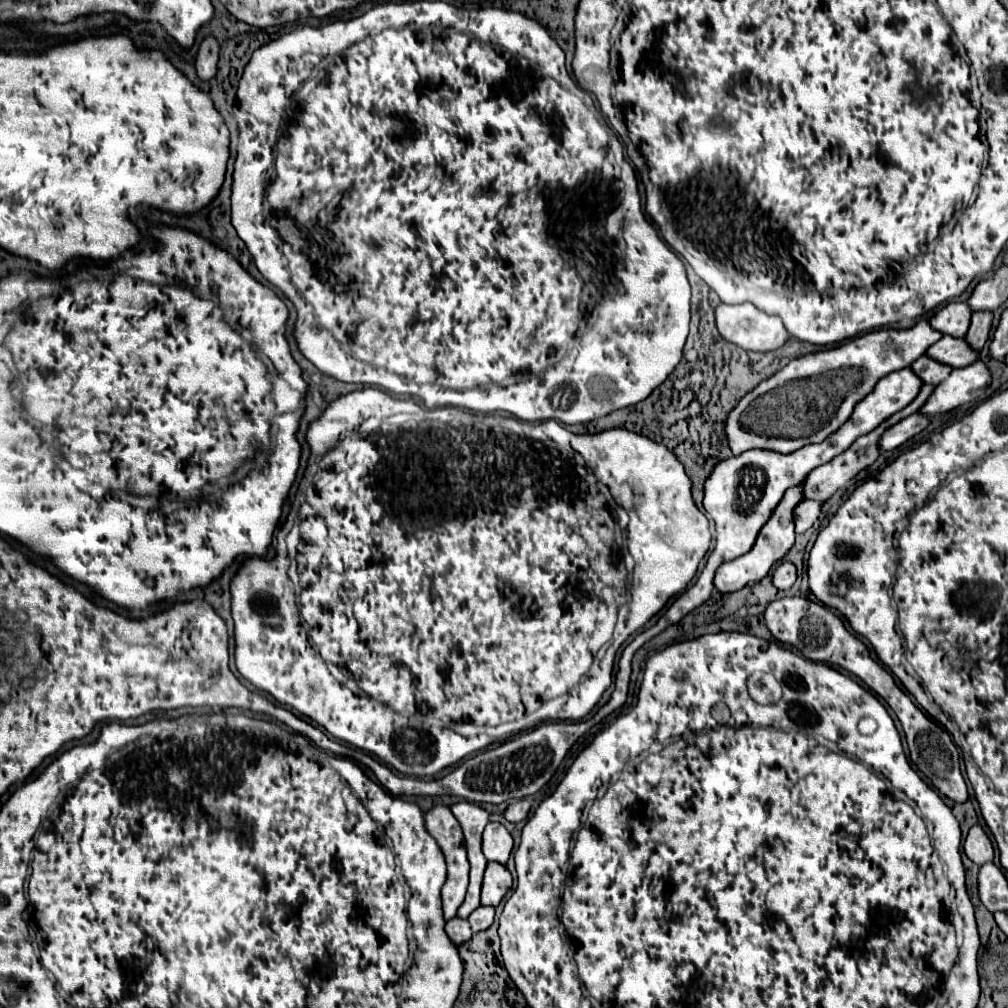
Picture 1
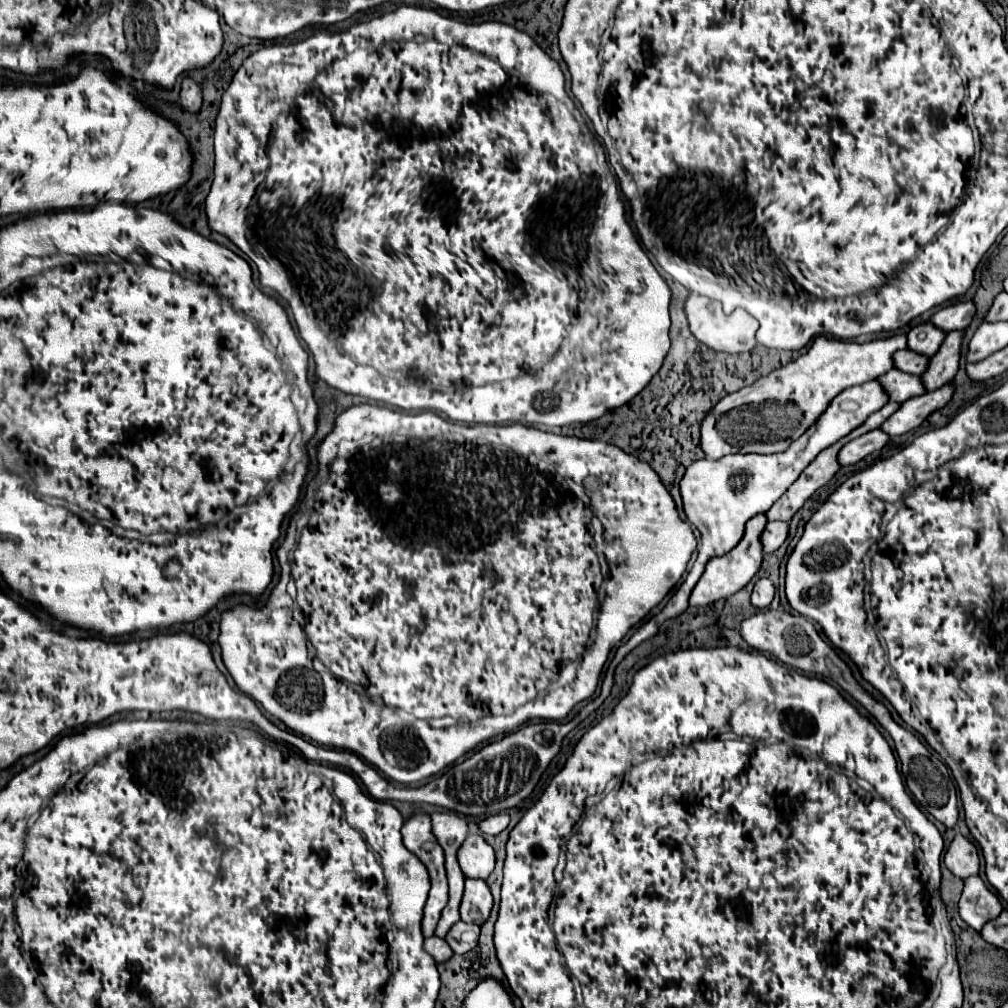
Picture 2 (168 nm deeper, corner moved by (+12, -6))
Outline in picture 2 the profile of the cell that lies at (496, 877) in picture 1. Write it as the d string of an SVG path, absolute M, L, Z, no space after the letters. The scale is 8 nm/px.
M467 879L461 901L461 919L483 925L493 907L493 895L483 879Z

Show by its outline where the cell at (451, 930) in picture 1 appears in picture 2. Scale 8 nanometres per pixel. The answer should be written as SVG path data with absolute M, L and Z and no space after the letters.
M437 935L425 939L425 951L427 951L429 955L433 955L433 959L435 959L437 963L443 963L443 961L447 961L447 959L453 955L453 949L449 947L449 943L447 943L445 939L437 937Z

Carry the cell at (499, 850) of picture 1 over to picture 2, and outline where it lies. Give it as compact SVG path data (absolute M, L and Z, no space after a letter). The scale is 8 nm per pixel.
M469 835L463 841L457 859L465 877L471 879L487 879L495 867L495 851L481 835Z

